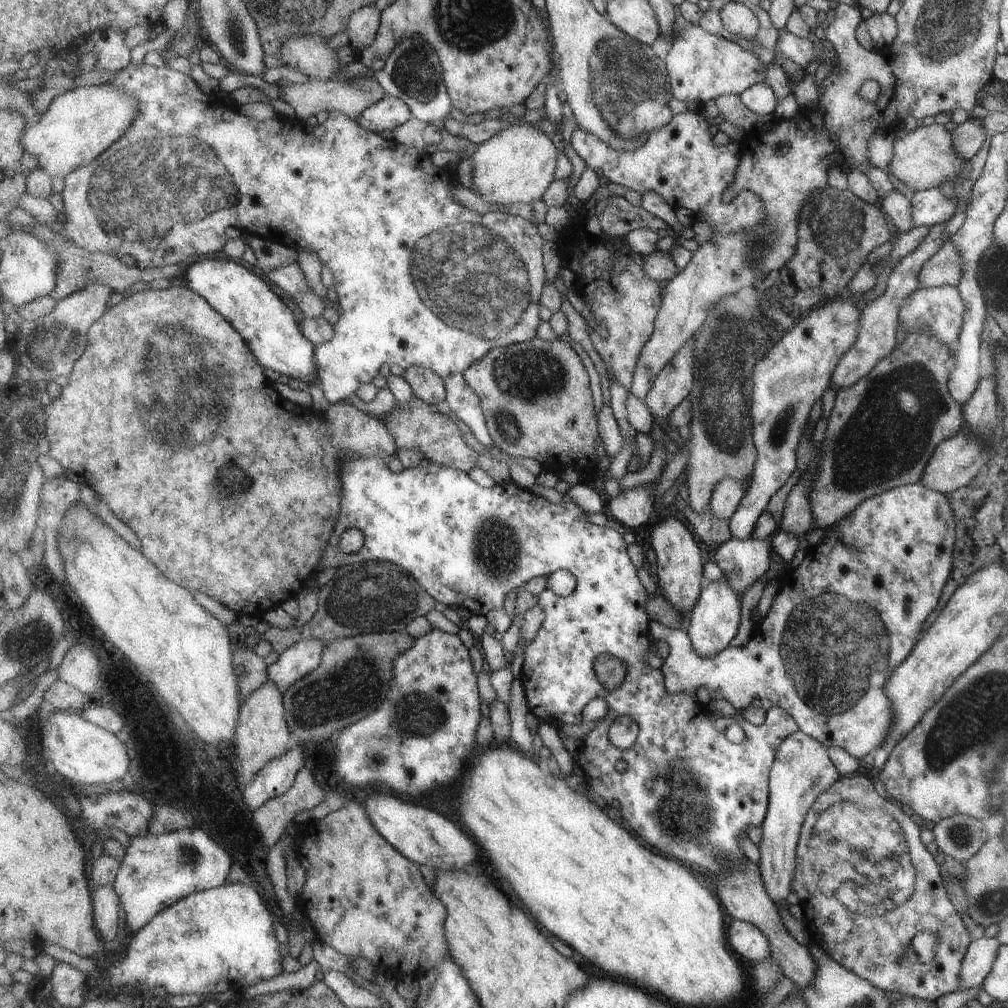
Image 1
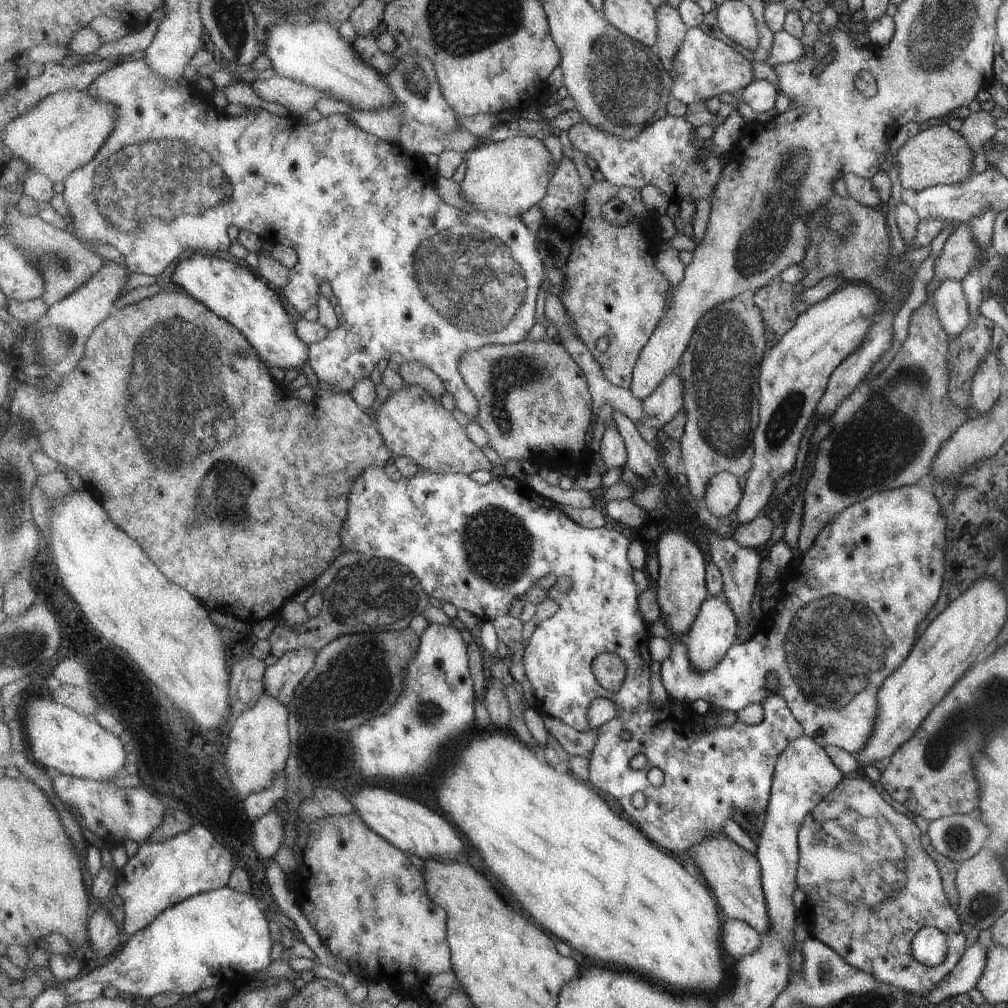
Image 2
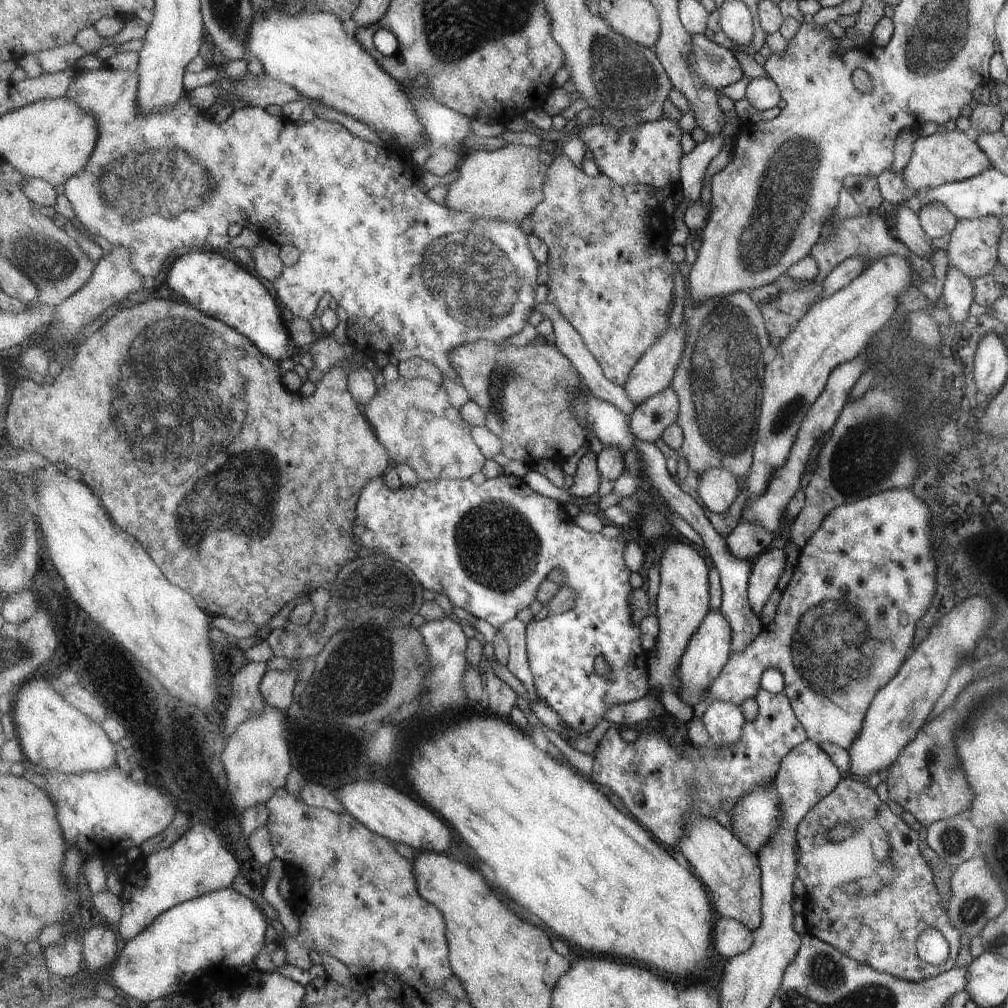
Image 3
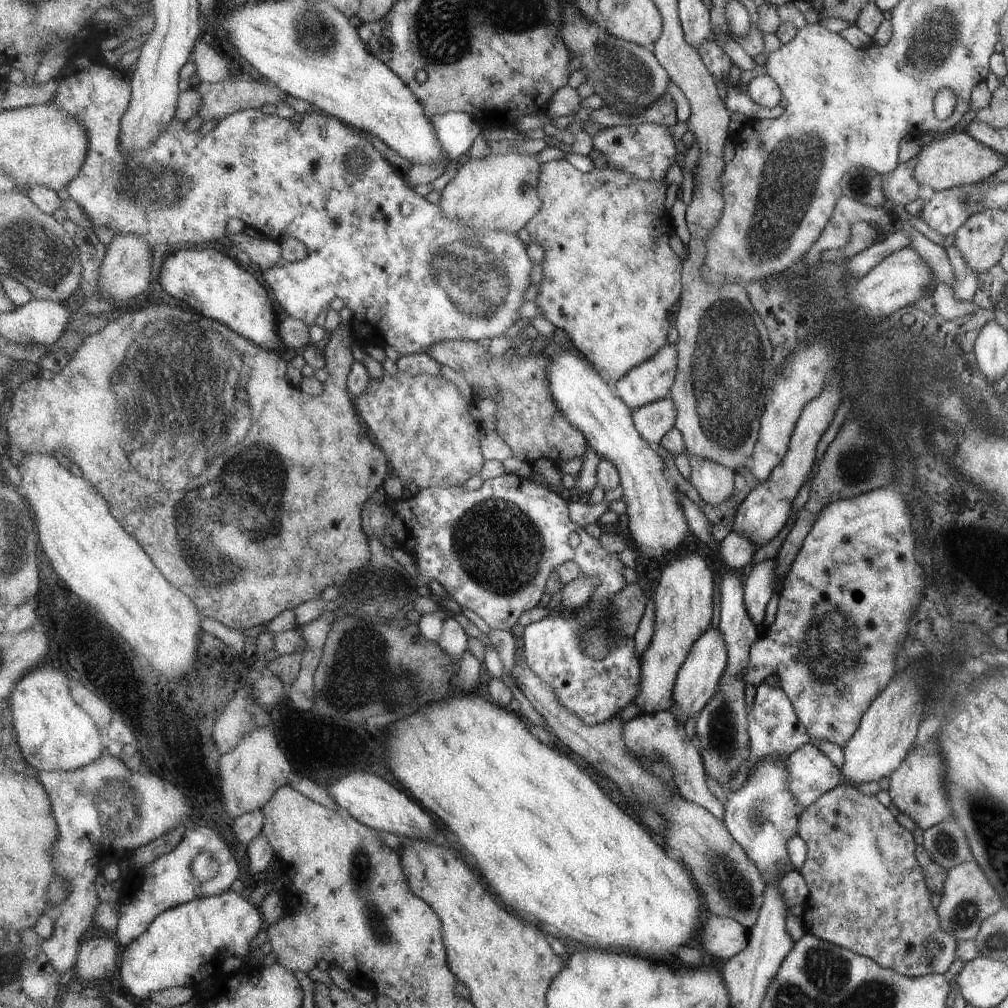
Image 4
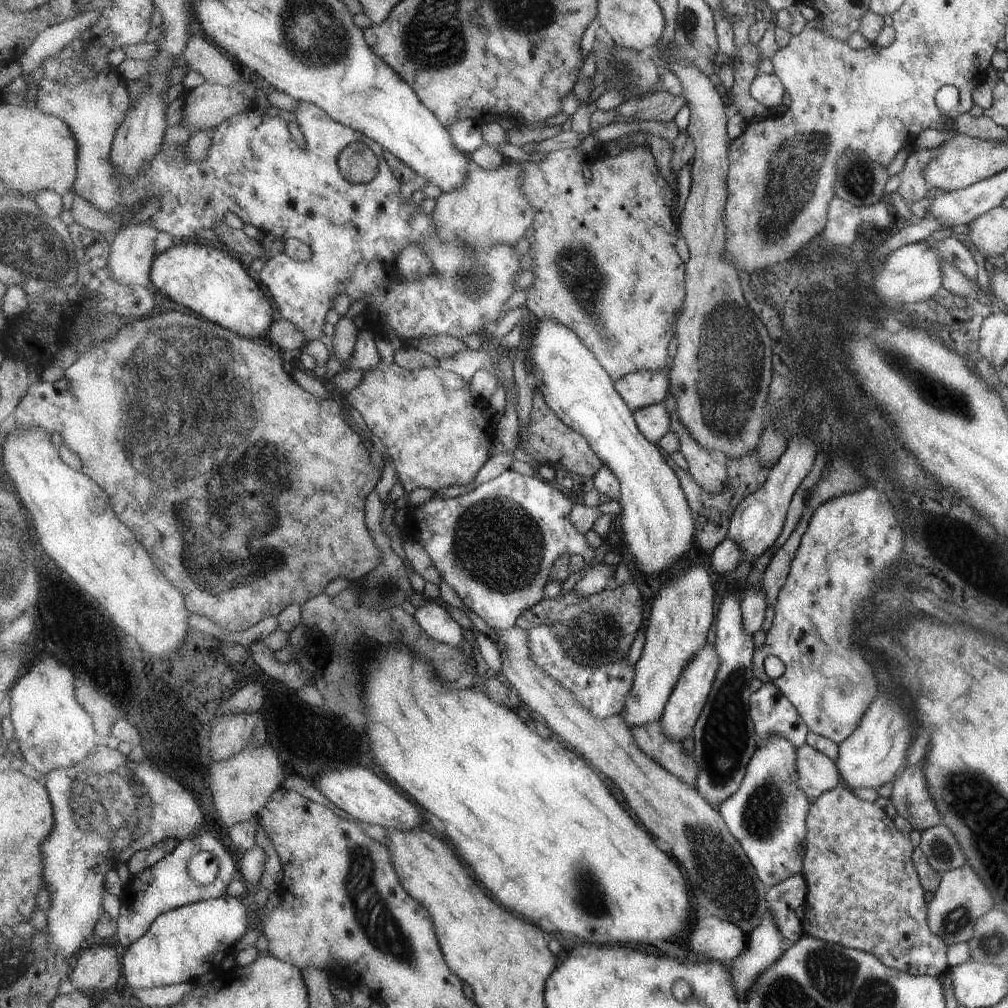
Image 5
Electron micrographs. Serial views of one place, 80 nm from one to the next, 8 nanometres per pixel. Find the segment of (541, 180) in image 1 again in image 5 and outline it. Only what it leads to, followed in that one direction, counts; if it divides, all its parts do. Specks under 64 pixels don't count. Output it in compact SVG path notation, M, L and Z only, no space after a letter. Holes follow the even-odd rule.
M504 158L495 172L472 166L466 185L452 193L441 194L432 214L438 227L439 236L444 241L454 237L466 243L471 249L485 251L498 243L515 245L536 220L538 211L522 193L524 181L523 162L517 163Z

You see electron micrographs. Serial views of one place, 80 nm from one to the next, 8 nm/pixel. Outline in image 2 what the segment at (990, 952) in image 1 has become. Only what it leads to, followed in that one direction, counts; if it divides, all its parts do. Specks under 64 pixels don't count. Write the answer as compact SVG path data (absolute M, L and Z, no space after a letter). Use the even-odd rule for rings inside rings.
M976 942L969 946L968 949L964 951L963 956L956 965L946 974L946 977L936 984L934 989L928 990L923 996L923 1000L928 1004L939 1004L950 997L956 996L957 994L967 993L969 990L974 988L976 982L980 978L980 974L983 973L984 964L986 961L987 949L980 948L977 946Z

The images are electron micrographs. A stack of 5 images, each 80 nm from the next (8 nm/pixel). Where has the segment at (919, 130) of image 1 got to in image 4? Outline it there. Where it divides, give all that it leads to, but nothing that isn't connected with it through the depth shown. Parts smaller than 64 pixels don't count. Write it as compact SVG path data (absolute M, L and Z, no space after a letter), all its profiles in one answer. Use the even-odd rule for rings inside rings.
M957 130L945 135L936 135L928 146L920 146L912 177L924 190L931 188L933 192L942 191L983 181L1005 165L1004 154L991 150L977 139L971 138L965 130Z

